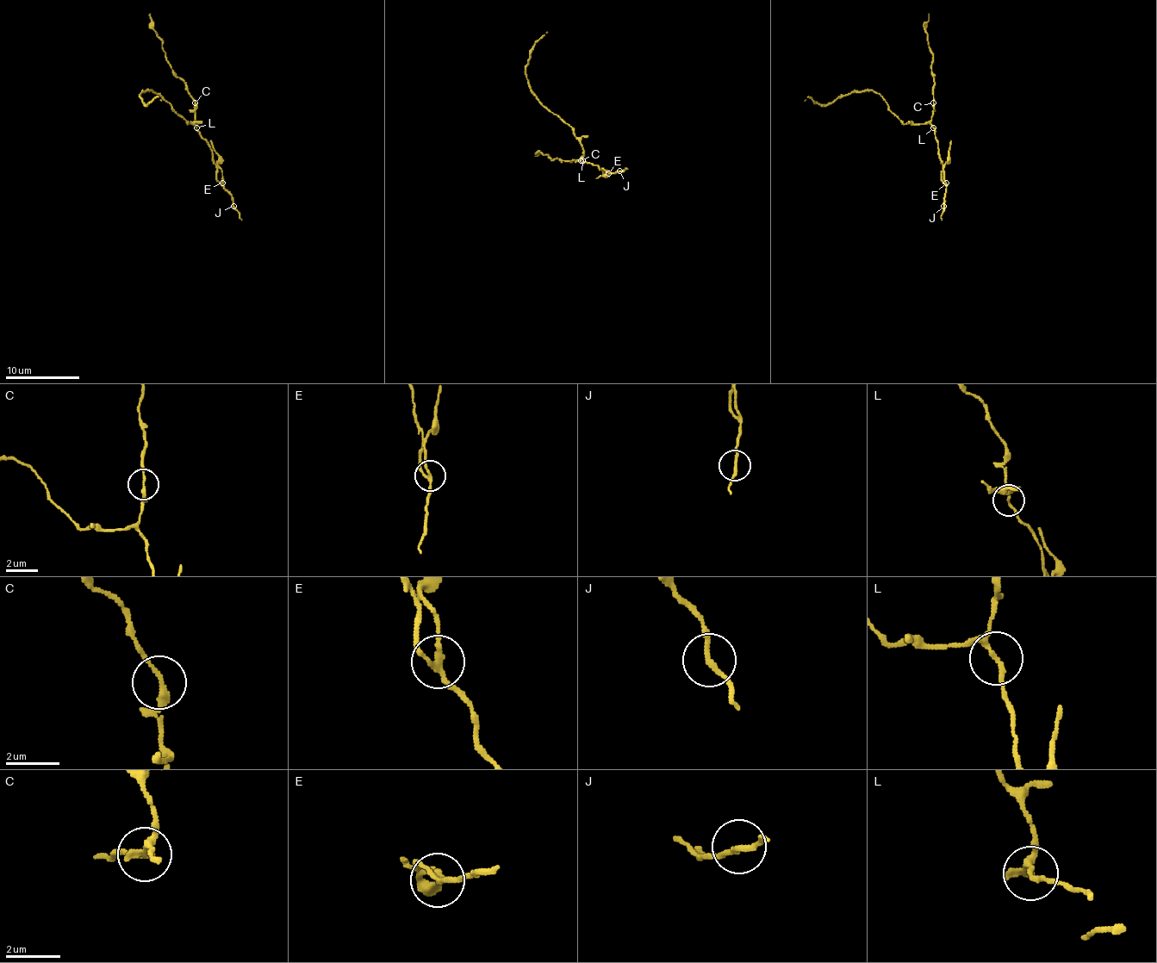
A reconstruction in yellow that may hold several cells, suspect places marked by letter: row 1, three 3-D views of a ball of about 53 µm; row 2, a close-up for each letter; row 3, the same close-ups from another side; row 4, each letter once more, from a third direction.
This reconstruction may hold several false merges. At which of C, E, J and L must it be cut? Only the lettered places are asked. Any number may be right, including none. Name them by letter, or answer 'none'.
E

